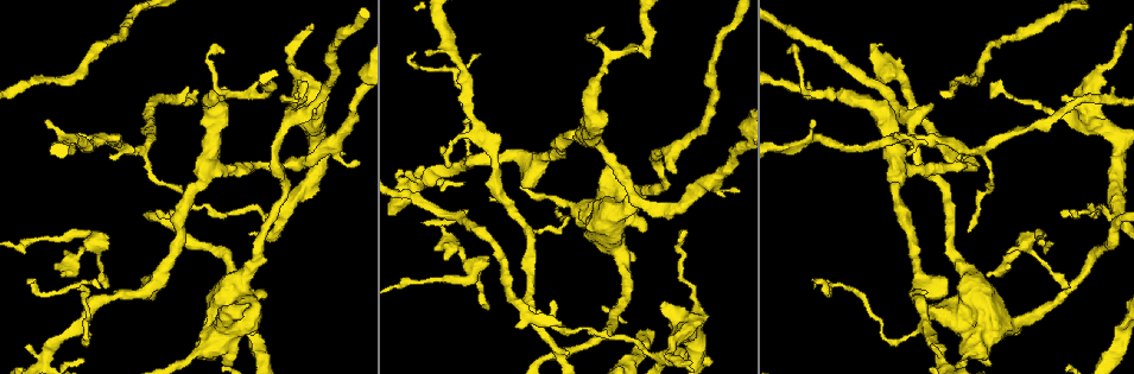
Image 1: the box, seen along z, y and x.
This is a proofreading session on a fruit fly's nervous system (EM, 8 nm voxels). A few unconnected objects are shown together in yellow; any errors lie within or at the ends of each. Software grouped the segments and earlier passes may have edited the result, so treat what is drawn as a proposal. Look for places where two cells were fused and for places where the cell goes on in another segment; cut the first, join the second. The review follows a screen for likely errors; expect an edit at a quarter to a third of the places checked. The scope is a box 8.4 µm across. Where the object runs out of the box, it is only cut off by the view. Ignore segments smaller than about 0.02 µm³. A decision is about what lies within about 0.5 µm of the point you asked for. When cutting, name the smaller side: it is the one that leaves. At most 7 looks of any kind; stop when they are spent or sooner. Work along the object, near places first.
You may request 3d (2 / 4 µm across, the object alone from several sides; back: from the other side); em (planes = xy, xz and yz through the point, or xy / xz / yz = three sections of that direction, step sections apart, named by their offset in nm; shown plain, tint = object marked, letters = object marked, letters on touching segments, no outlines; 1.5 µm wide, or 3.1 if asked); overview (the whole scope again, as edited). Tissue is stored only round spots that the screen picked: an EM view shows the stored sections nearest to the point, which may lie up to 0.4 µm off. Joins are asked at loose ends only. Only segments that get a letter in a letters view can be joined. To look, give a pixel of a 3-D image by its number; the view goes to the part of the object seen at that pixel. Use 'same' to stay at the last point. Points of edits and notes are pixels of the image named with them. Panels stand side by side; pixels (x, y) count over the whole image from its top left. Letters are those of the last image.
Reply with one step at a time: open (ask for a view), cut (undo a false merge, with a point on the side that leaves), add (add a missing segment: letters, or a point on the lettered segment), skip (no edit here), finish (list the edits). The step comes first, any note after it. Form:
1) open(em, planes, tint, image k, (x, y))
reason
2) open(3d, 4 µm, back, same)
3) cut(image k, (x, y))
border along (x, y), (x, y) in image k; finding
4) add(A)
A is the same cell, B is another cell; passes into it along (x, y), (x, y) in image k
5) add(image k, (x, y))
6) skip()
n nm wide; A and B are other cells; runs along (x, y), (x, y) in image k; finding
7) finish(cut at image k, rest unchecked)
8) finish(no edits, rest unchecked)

open(em, planes, letters, image 1, (266, 295))
thick end

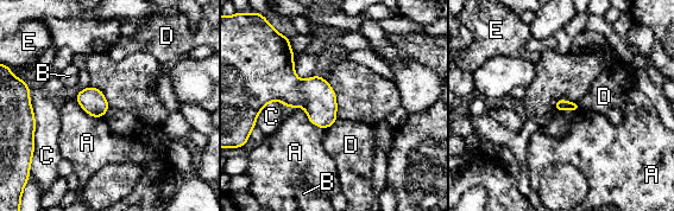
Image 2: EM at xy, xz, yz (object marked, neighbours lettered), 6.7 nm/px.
skip()
A, B, C, D and E are other cells; none of them fits

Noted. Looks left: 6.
open(em, xz, step 8, letters, image 1, (931, 104))
branch stops here

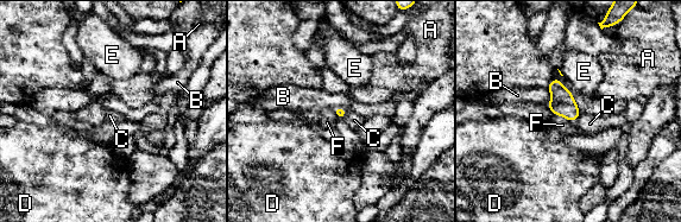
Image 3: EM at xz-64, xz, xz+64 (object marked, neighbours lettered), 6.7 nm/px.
skip()
A, B, C, D, E and F are other cells; border along (348, 112), (342, 119) in image 3; none of them fits

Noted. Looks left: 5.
open(em, planes, letters, image 1, (267, 87))
sharp bend

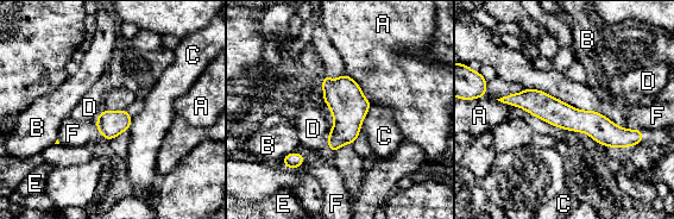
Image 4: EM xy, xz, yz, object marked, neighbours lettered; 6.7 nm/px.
skip()
A touches over 220 nm; A, B, C, D, E and F are other cells; runs along (505, 99), (609, 135), (637, 132) in image 4; all the same cell

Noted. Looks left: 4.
finish(no edits, rest unchecked)

